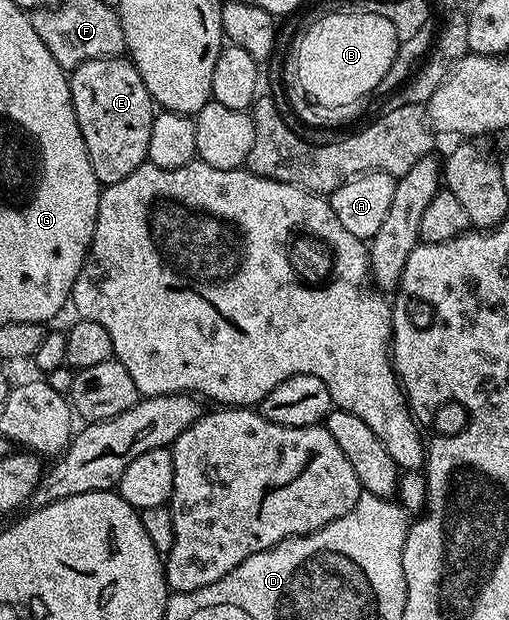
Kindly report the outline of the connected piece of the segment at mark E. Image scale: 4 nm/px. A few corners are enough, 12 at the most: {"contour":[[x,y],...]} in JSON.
{"contour":[[129,58],[68,78],[92,173],[147,162],[155,101]]}

